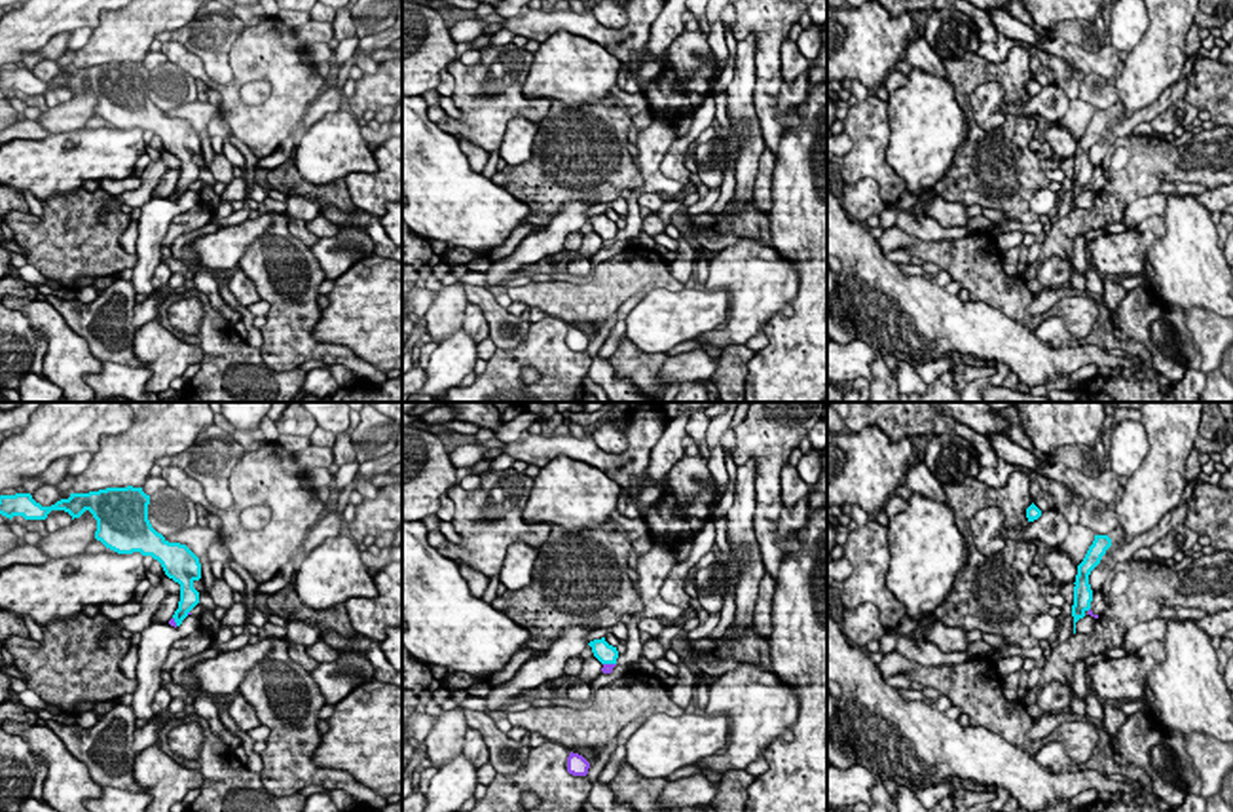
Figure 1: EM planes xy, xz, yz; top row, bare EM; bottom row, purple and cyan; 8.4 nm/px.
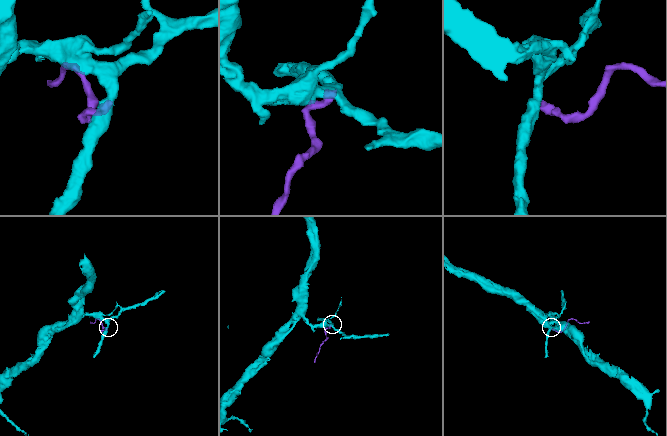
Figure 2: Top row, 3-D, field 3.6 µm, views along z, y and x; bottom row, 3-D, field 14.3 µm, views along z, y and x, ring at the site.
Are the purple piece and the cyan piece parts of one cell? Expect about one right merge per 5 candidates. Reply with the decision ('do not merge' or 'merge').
do not merge

